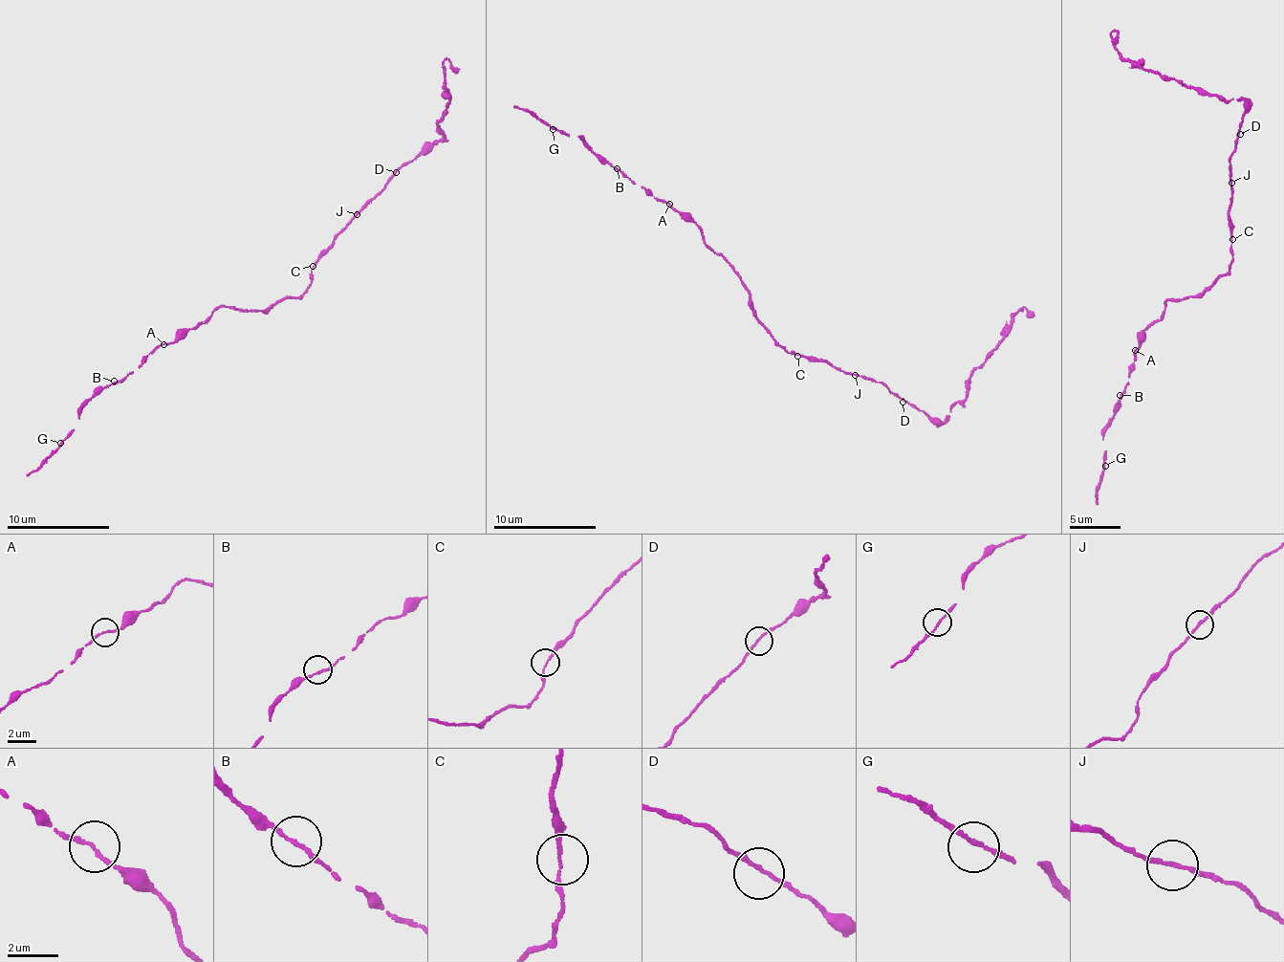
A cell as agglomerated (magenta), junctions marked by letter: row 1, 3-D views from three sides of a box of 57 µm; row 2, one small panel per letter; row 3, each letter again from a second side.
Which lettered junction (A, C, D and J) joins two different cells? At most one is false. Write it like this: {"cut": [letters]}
{"cut": []}

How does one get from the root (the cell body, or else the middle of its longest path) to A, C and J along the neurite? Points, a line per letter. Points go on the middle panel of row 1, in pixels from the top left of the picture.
A: (783, 347), (755, 316), (750, 290), (740, 274), (704, 241), (703, 231), (670, 204)
C: (783, 347), (797, 356)
J: (783, 347), (797, 356), (816, 357), (835, 368), (855, 375)

